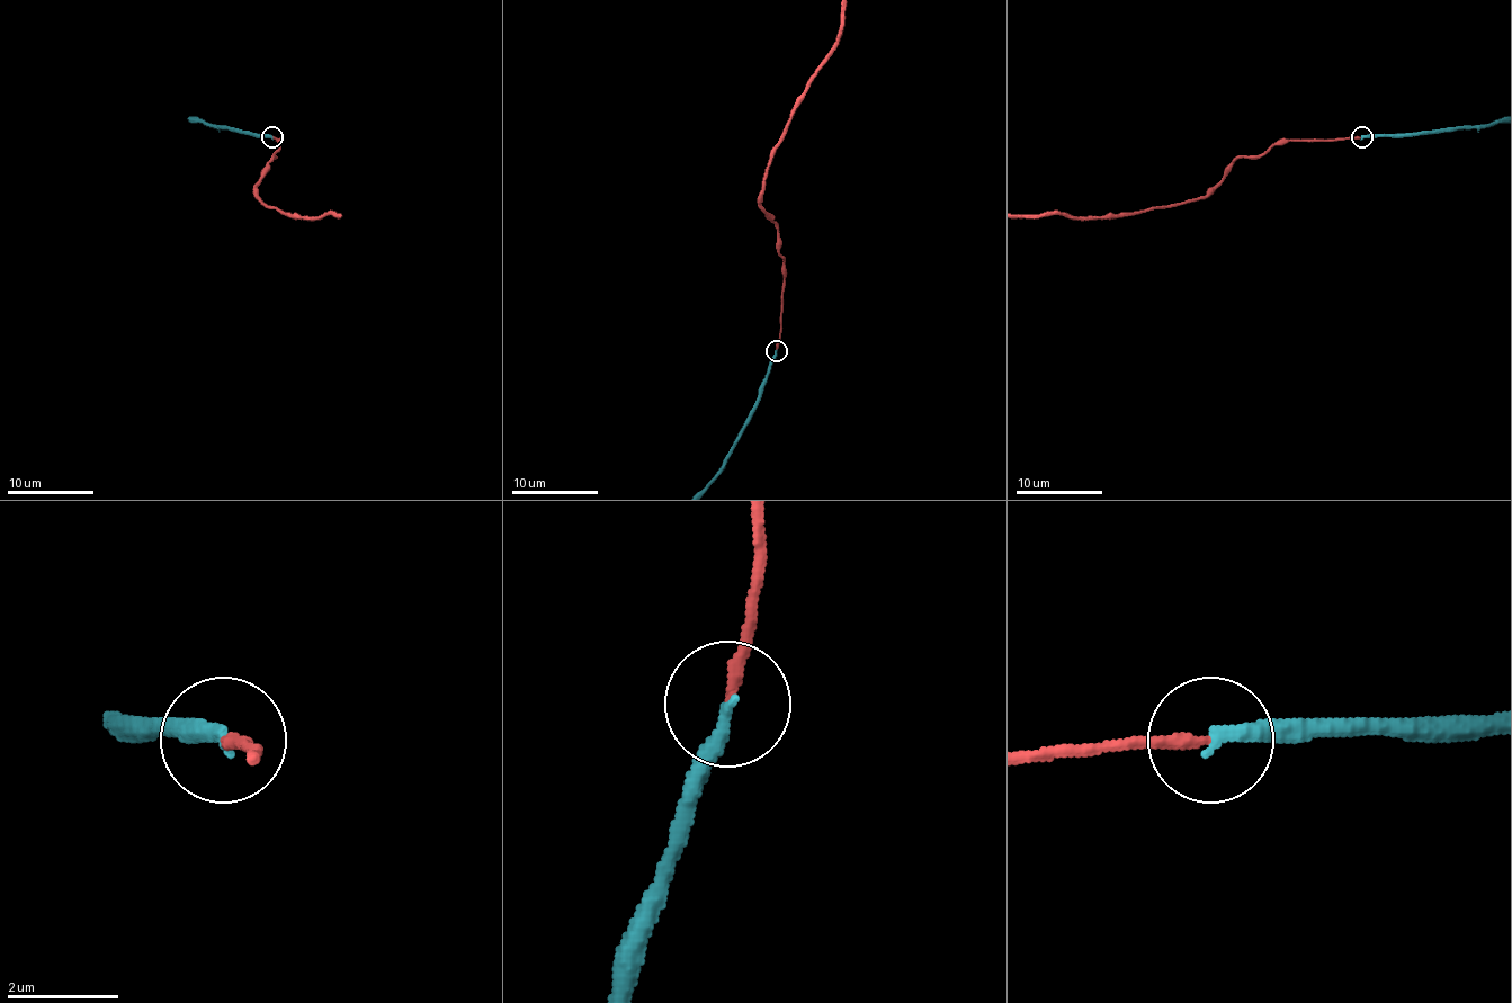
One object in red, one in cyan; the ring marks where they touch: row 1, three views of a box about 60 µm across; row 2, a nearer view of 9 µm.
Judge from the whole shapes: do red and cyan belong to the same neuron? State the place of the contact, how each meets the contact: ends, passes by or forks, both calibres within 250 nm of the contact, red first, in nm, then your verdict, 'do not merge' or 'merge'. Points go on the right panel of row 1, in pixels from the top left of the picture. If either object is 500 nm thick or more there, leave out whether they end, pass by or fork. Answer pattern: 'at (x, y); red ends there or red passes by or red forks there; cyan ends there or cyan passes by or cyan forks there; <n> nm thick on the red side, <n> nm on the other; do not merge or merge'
at (1361, 137); red ends there; cyan ends there; 200 nm thick on the red side, 280 nm on the other; do not merge

